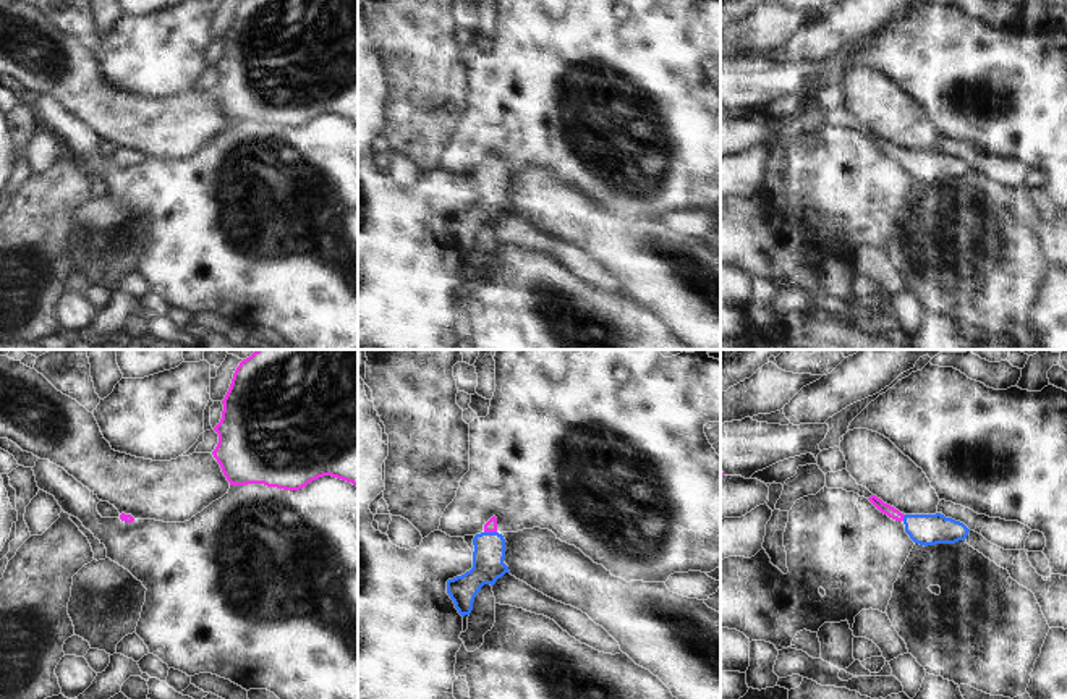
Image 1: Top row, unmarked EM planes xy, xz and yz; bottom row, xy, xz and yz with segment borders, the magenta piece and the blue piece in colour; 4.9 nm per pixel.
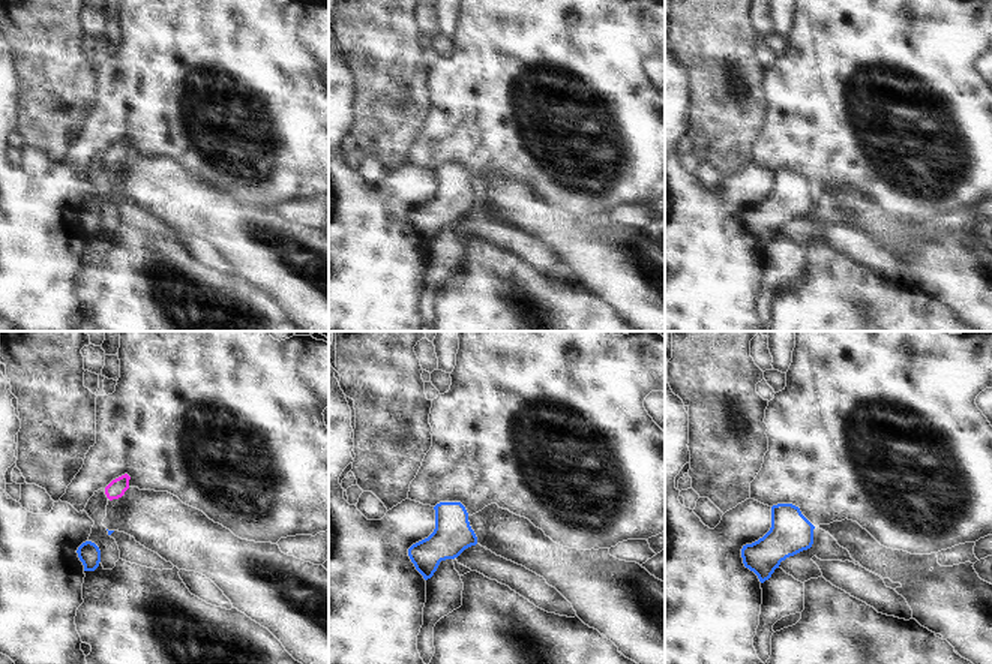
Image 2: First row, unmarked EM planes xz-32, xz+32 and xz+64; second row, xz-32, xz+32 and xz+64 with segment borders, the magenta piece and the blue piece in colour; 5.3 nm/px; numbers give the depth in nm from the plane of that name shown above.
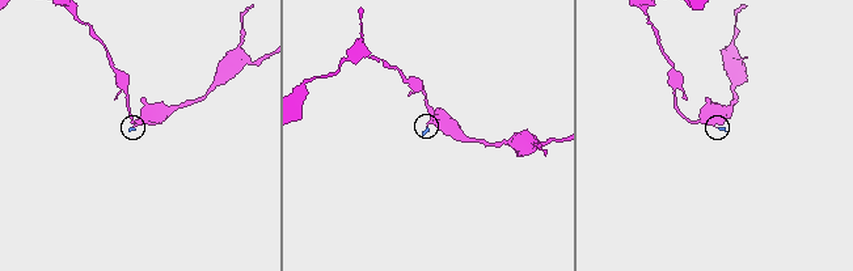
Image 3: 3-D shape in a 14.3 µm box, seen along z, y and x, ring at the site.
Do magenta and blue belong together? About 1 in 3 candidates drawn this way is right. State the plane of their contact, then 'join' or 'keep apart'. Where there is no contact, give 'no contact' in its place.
meets magenta in xz; join

